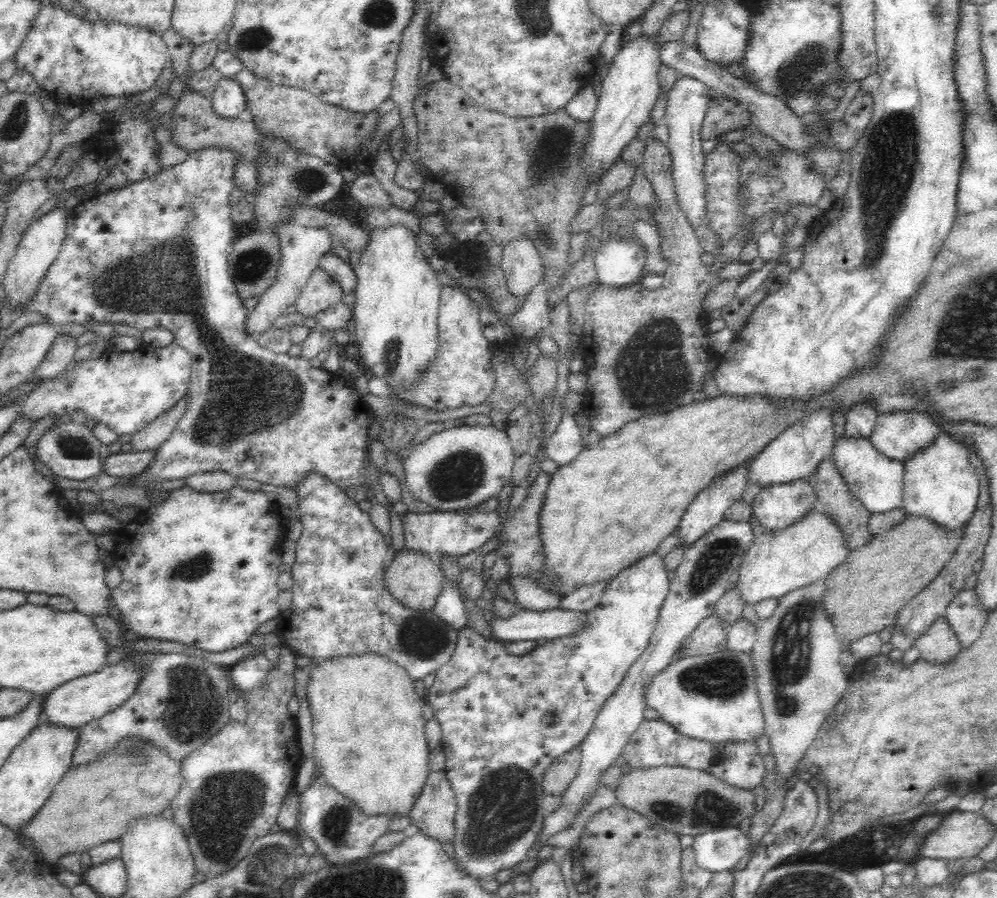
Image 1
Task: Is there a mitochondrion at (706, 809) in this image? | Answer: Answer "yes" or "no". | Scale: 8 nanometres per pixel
yes

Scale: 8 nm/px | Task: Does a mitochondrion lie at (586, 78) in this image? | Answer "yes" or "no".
no

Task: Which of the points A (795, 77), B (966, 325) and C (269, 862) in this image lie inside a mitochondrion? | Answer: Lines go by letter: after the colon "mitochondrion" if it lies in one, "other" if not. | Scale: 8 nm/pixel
A: mitochondrion
B: mitochondrion
C: mitochondrion

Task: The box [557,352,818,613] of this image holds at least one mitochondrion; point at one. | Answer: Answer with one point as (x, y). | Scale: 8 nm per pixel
(714, 562)

